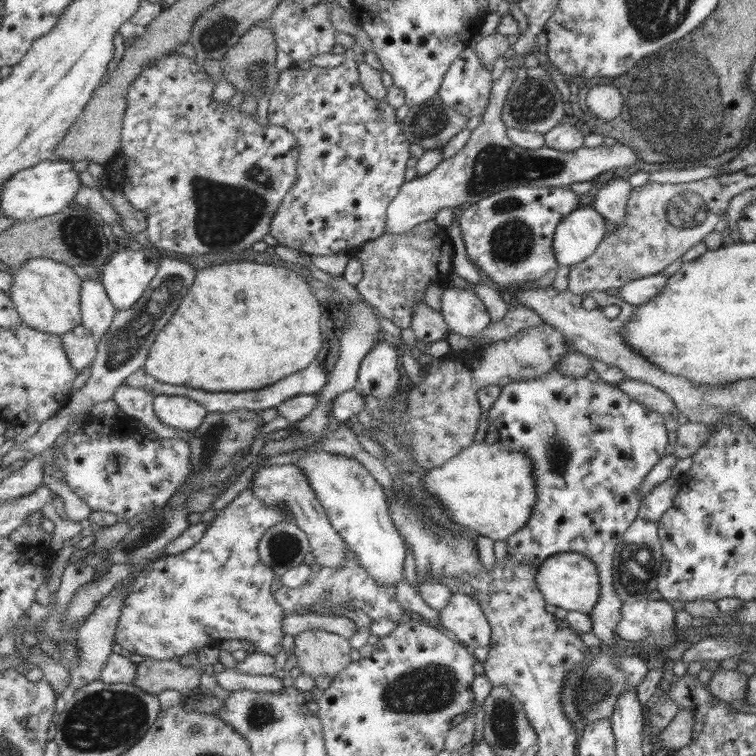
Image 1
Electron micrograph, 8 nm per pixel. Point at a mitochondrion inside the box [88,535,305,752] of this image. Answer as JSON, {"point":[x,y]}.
{"point":[259,715]}

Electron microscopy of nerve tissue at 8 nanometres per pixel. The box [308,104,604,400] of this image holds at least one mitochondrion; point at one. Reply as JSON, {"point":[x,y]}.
{"point":[494,166]}

